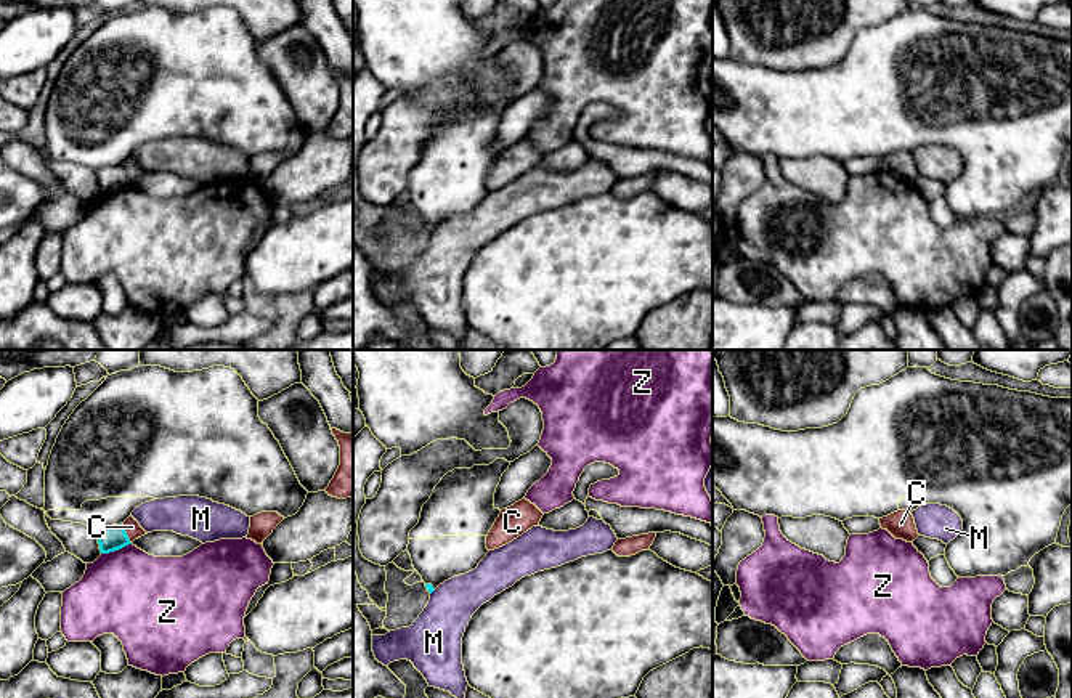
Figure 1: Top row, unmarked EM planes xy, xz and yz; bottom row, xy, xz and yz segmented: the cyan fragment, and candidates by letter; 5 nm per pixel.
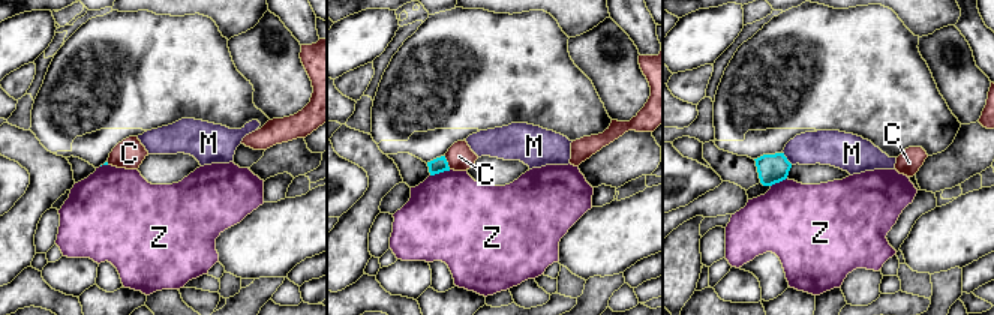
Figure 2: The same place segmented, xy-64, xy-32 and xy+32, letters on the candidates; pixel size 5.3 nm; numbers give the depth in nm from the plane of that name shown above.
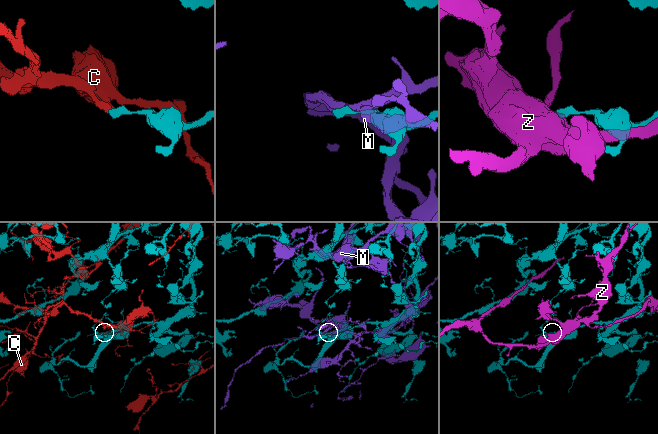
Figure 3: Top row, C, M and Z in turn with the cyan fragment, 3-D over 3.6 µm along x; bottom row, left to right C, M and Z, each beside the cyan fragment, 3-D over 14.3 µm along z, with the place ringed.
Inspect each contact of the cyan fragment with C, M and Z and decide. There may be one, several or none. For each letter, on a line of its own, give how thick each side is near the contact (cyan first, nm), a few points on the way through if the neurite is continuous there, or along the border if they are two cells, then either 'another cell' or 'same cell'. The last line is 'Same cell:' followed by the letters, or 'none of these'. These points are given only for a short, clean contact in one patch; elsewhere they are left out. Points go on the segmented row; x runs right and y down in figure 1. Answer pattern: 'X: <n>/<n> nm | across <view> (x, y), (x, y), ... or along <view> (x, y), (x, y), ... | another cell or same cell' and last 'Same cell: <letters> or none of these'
C: 130/80 nm | along xy (121, 523), (130, 543) | another cell
M: 40/280 nm | another cell
Z: 130/440 nm | another cell
Same cell: none of these

